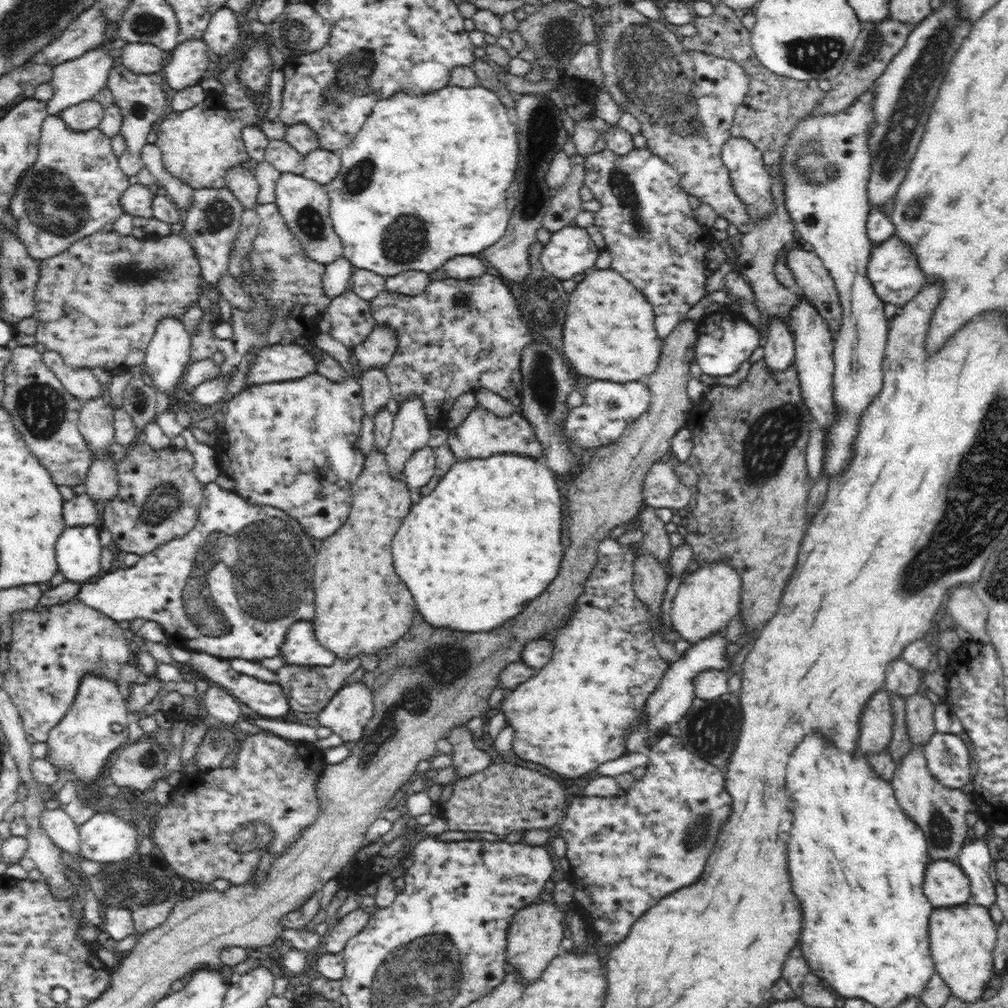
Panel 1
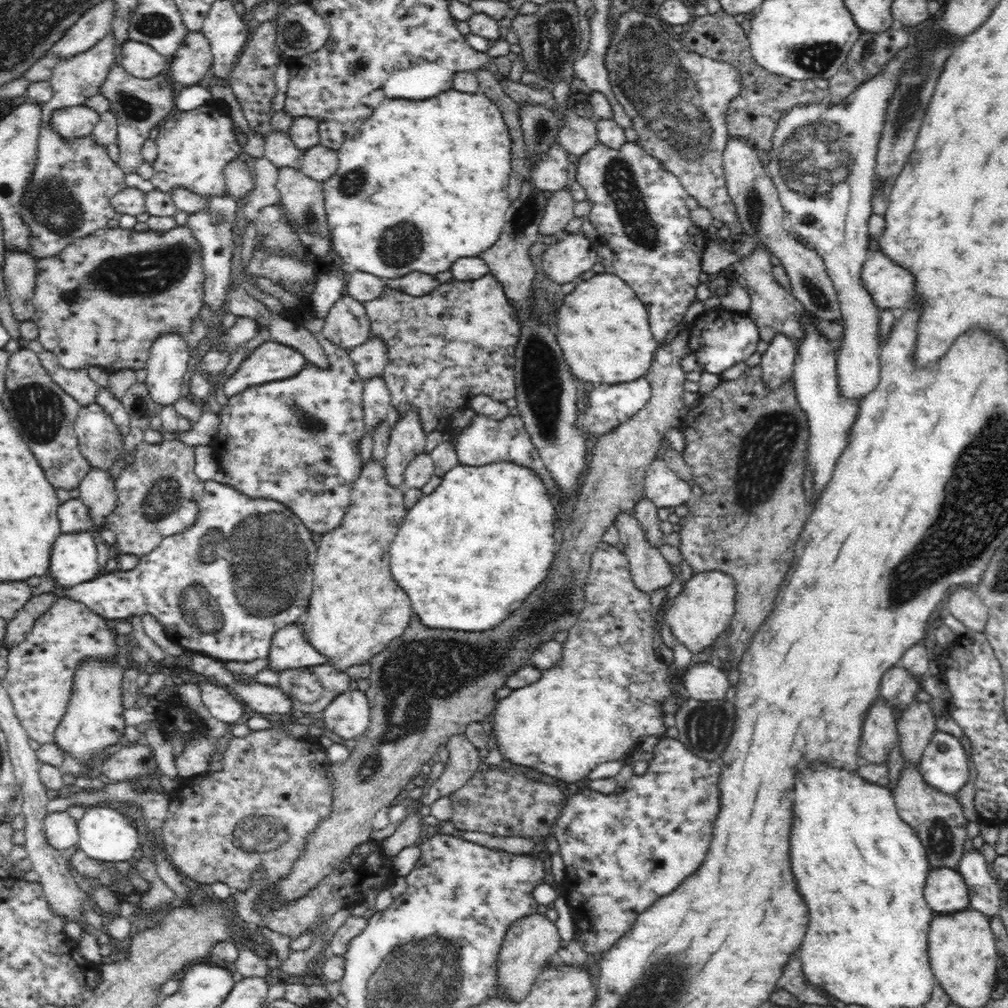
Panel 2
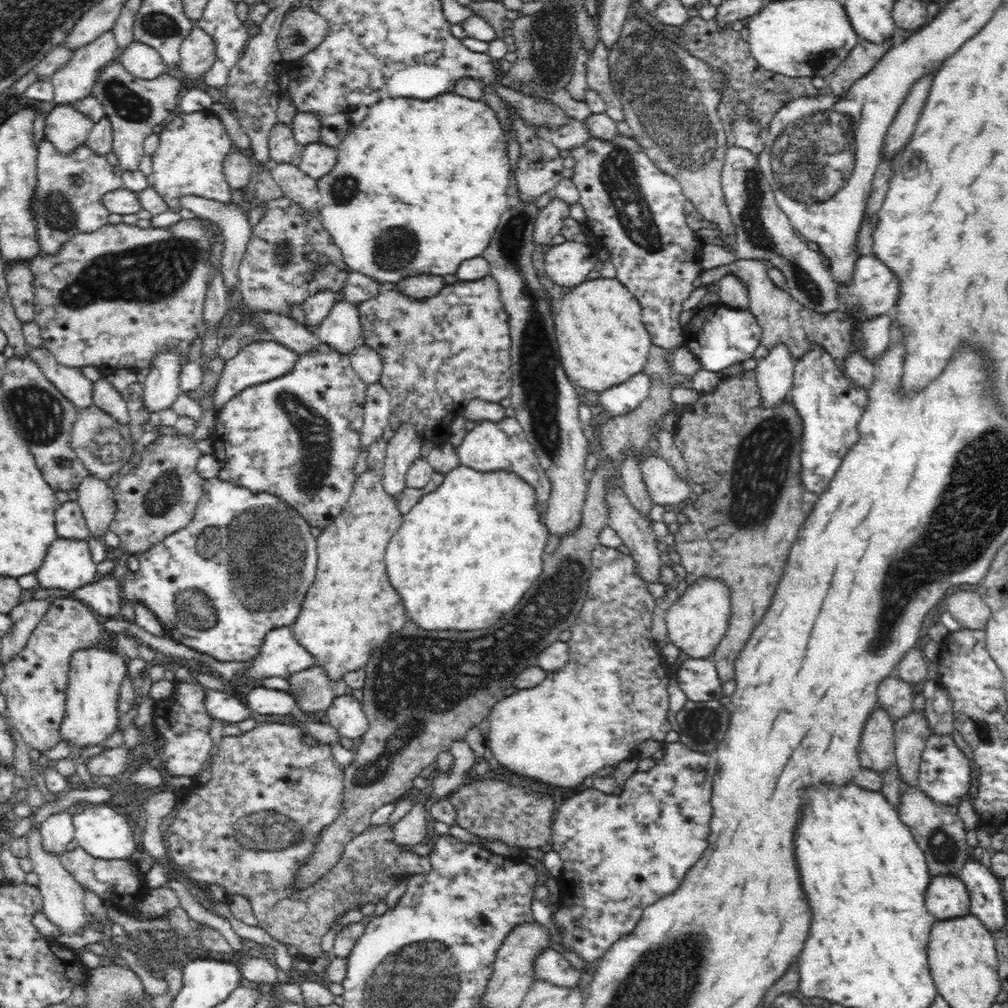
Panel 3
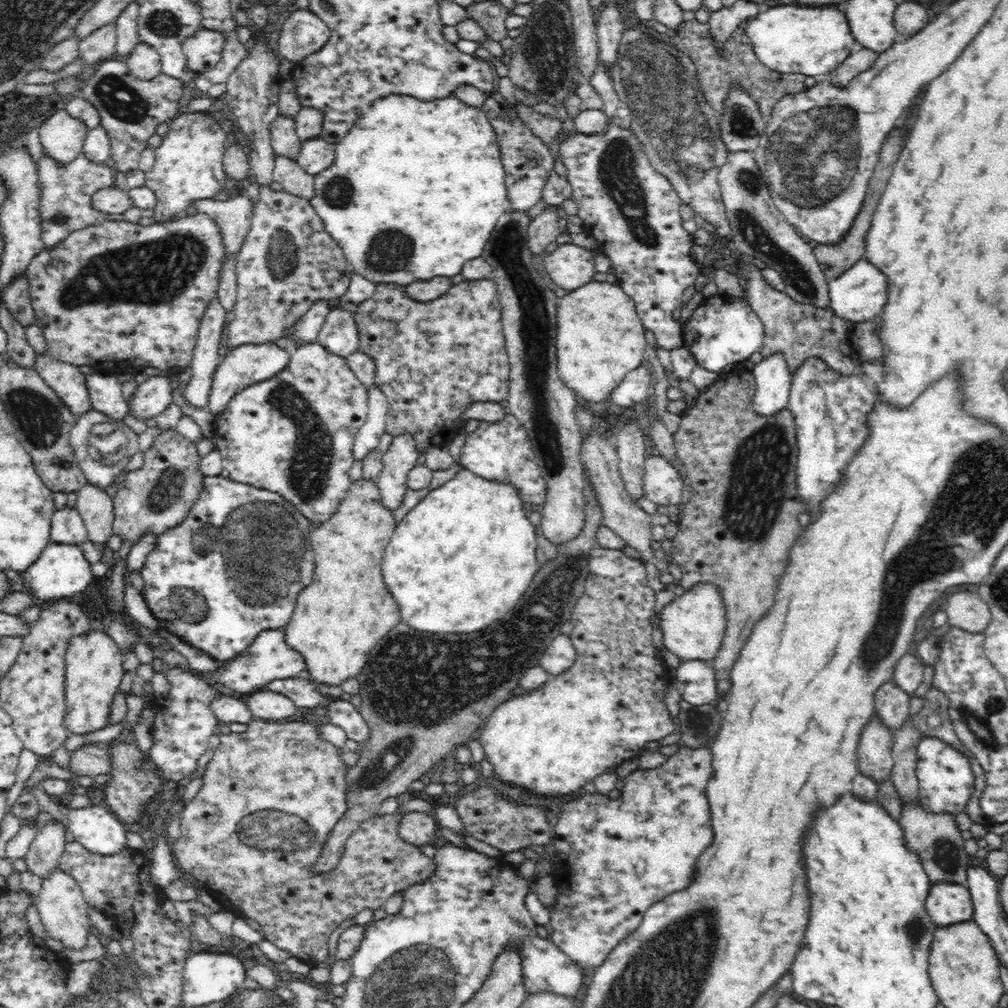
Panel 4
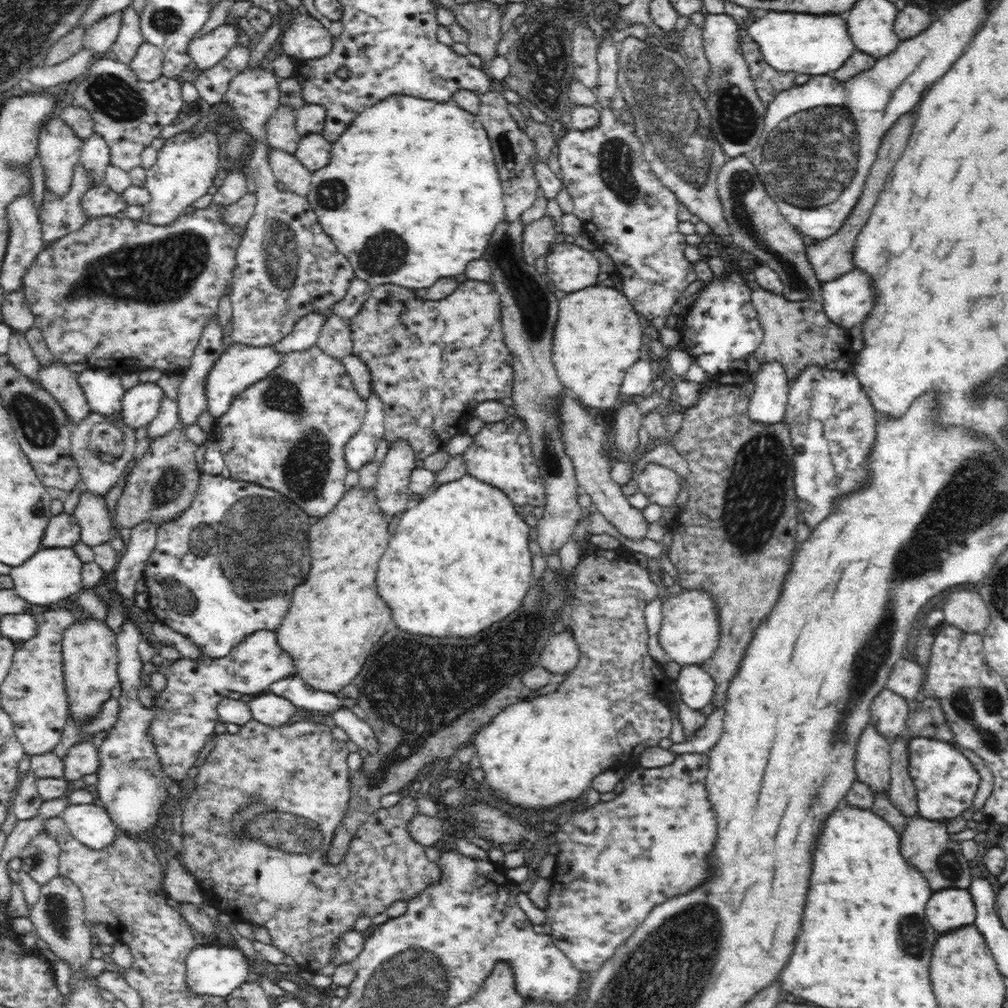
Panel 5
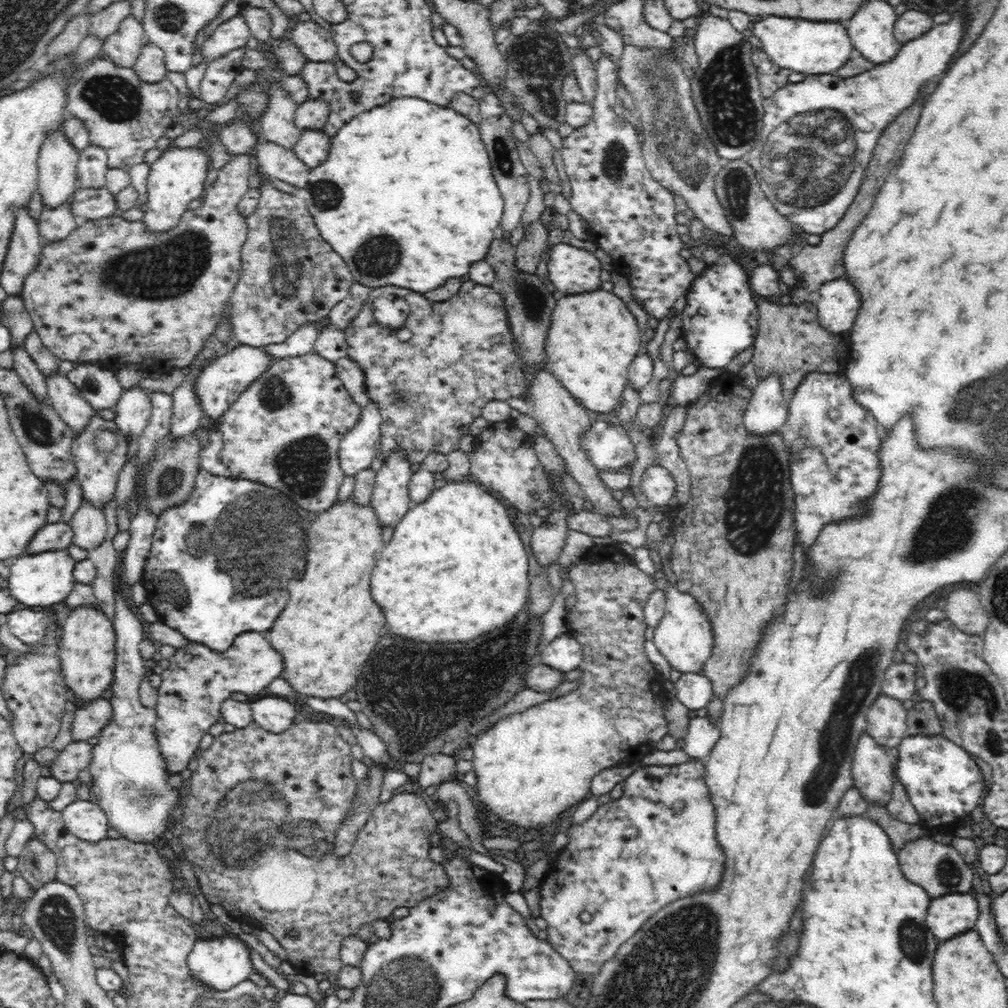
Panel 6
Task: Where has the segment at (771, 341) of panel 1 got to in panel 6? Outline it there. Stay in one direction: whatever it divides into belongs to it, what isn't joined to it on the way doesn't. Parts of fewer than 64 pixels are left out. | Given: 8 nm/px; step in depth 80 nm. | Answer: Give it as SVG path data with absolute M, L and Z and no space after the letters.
M776 374L760 381L745 408L744 426L747 431L757 436L779 432L788 420L788 398Z

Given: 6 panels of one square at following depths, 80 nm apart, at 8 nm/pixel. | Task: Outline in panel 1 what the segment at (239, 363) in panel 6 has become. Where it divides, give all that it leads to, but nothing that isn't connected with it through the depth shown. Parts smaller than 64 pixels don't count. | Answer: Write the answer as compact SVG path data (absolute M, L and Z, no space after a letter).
M278 343L262 347L246 374L247 387L300 380L308 373L317 372L315 356L299 344Z

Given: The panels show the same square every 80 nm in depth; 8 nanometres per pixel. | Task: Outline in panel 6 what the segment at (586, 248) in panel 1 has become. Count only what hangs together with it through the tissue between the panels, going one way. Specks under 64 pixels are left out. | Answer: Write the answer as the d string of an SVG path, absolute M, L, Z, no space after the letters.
M567 243L551 247L548 277L564 296L601 289L601 271L600 260L585 249Z

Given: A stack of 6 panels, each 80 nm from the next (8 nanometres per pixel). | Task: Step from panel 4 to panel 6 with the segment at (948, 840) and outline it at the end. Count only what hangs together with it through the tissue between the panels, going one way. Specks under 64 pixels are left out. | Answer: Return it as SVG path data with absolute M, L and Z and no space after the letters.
M928 830L924 836L910 840L908 844L904 845L904 848L896 852L900 870L908 880L920 885L931 899L952 892L971 892L972 882L974 882L972 868L969 868L960 853L951 844L936 842L932 839L933 835L934 832Z

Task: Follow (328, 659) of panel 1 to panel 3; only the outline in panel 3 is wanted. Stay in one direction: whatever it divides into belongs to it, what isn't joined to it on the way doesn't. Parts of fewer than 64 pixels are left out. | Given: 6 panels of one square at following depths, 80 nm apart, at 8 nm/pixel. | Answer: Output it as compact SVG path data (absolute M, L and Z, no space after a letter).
M280 627L271 630L265 634L262 644L260 645L259 653L248 661L250 666L246 671L239 672L240 677L243 675L246 682L240 681L236 686L248 686L254 680L262 680L262 678L270 678L278 676L288 678L292 674L311 668L315 664L313 654L310 654L298 641L294 638L290 627Z

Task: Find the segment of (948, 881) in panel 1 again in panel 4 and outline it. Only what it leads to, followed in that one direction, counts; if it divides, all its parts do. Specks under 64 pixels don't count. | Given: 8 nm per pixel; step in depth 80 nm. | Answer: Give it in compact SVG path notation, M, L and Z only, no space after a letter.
M938 882L931 885L925 907L937 927L973 920L973 904L967 886Z

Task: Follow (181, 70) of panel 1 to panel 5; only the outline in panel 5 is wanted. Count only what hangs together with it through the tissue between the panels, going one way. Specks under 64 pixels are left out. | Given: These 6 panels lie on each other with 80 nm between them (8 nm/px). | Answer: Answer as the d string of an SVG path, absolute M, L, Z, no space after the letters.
M224 24L200 36L196 36L188 46L192 57L192 68L200 71L218 64L238 43L236 25Z

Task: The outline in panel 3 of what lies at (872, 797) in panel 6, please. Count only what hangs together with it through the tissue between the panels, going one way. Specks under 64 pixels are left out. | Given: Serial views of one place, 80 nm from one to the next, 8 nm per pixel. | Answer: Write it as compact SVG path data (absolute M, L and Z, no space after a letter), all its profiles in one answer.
M882 707L872 710L860 740L862 768L883 773L895 764L894 726L895 722Z

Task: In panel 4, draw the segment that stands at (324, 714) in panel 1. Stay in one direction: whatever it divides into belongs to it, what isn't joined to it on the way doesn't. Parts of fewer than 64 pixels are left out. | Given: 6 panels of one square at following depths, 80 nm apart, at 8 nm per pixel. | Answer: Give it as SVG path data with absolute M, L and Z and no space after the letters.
M334 699L328 704L324 713L329 723L342 728L348 739L356 741L360 746L370 738L369 725L350 701Z

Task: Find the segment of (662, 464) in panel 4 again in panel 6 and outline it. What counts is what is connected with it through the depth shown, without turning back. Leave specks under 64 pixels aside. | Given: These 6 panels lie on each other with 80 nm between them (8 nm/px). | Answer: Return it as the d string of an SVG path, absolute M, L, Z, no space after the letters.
M650 465L643 473L640 483L640 489L644 496L648 497L648 500L656 507L673 506L672 496L674 496L676 490L676 483L674 478L670 475L670 472L661 465Z

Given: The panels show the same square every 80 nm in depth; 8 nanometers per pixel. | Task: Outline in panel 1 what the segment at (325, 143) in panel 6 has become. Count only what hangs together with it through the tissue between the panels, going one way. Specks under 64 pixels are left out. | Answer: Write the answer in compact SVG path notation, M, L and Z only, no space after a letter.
M320 147L304 155L304 166L305 177L325 185L340 174L341 158L336 152Z

